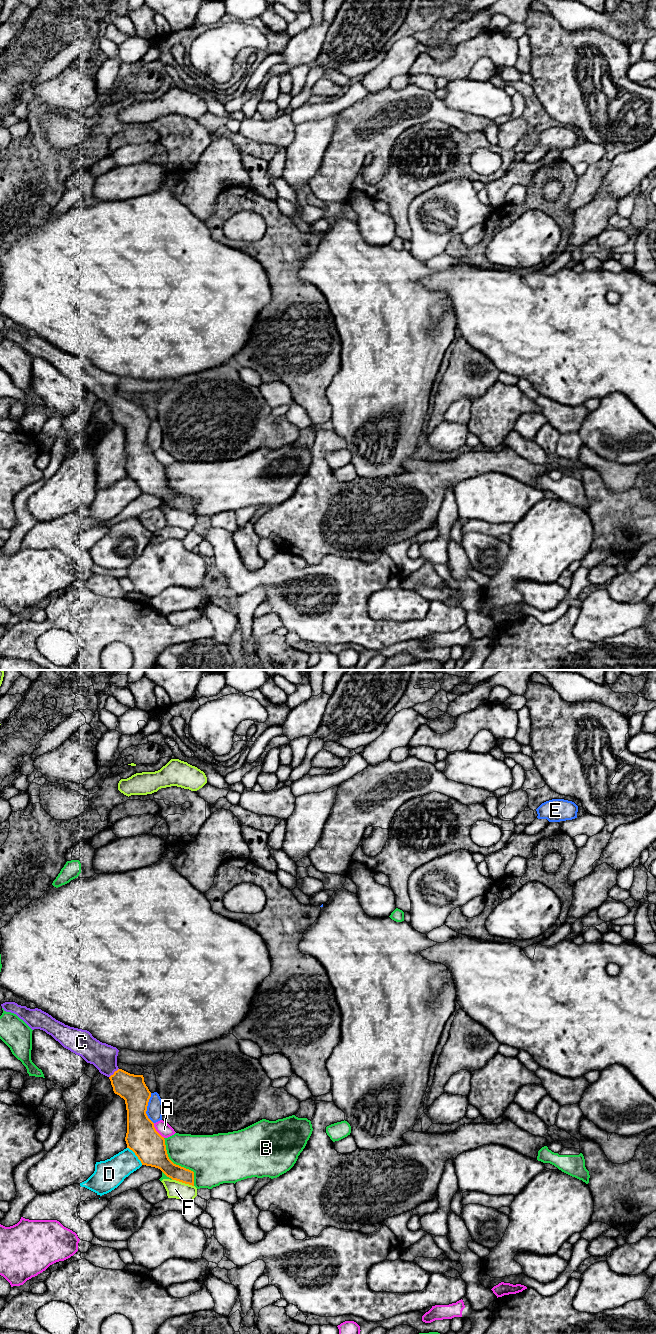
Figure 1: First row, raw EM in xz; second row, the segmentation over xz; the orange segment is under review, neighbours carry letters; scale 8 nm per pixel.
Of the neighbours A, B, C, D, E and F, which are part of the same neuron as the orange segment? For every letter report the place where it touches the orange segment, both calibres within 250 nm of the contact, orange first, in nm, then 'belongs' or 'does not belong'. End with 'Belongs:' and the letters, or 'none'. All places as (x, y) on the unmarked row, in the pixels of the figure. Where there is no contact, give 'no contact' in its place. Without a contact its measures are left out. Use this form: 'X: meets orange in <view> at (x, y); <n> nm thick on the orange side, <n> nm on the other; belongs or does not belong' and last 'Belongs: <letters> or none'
A: meets orange in xz at (156, 459); 260 nm thick on the orange side, 110 nm on the other; does not belong
B: meets orange in xz at (178, 493); 240 nm thick on the orange side, 340 nm on the other; does not belong
C: meets orange in xz at (114, 401); 220 nm thick on the orange side, 200 nm on the other; belongs
D: meets orange in xz at (135, 482); 260 nm thick on the orange side, 220 nm on the other; does not belong
E: meets orange in xz at (146, 436); 260 nm thick on the orange side, 130 nm on the other; does not belong
F: meets orange in xz at (183, 510); 130 nm thick on the orange side, 140 nm on the other; does not belong
Belongs: C

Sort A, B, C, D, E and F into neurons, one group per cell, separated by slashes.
A / B / C / D / E / F

